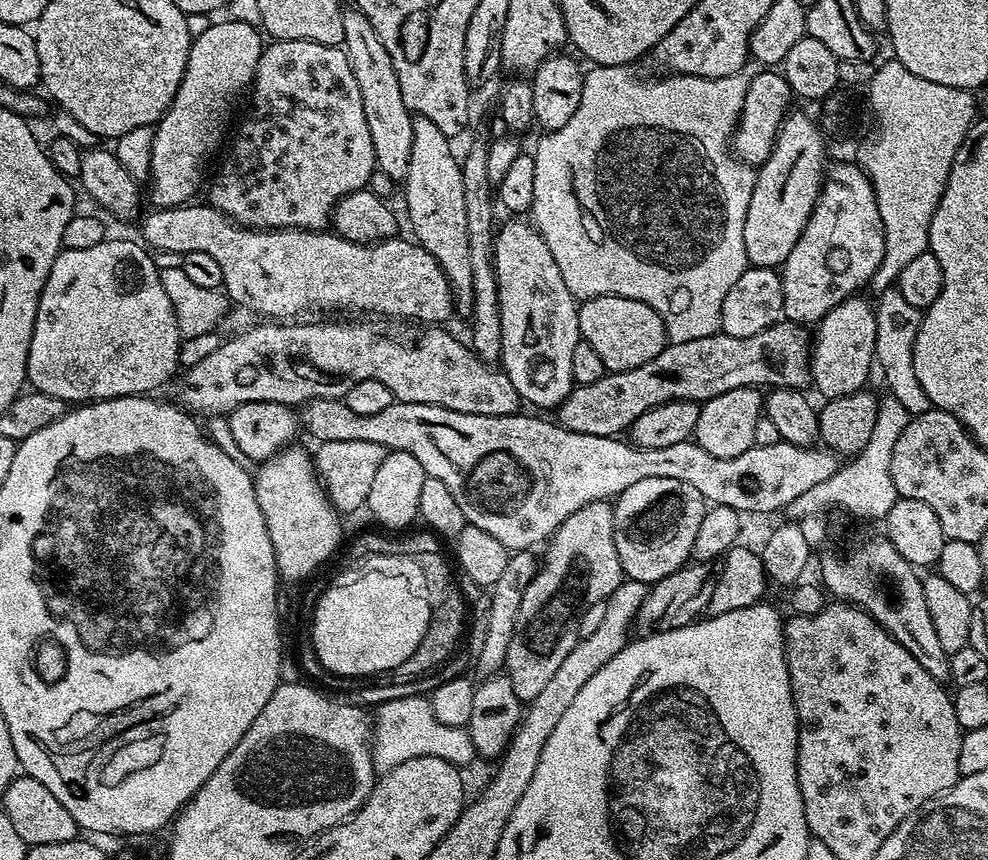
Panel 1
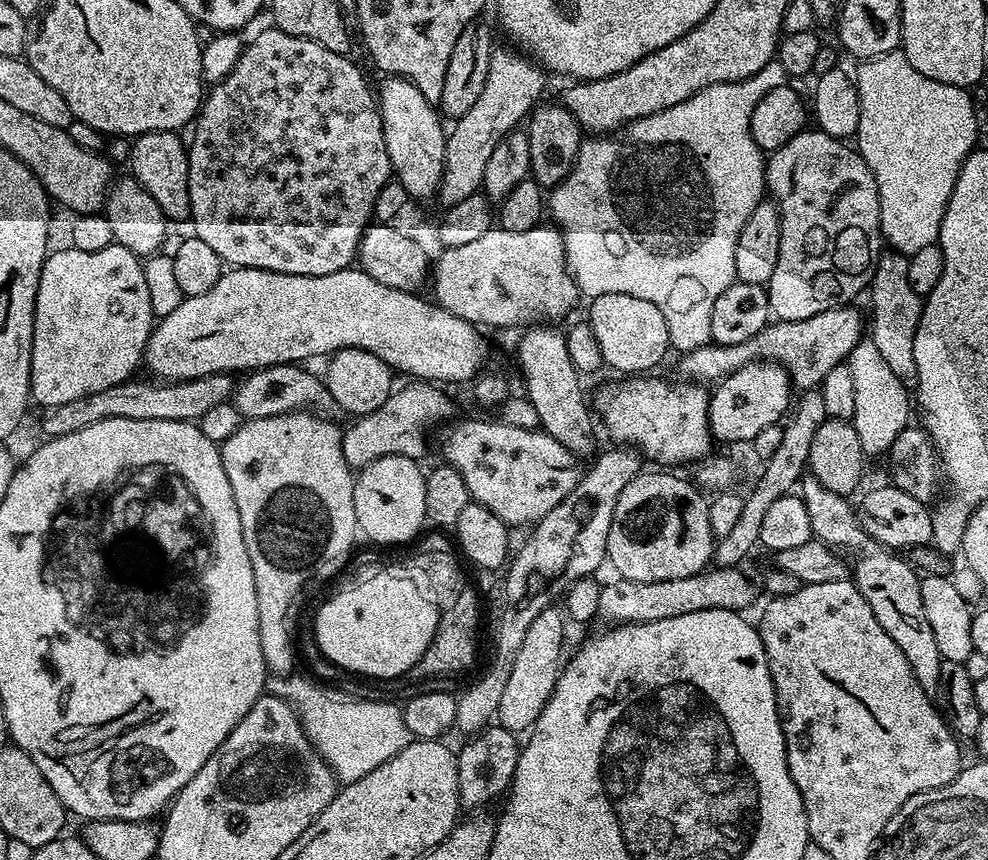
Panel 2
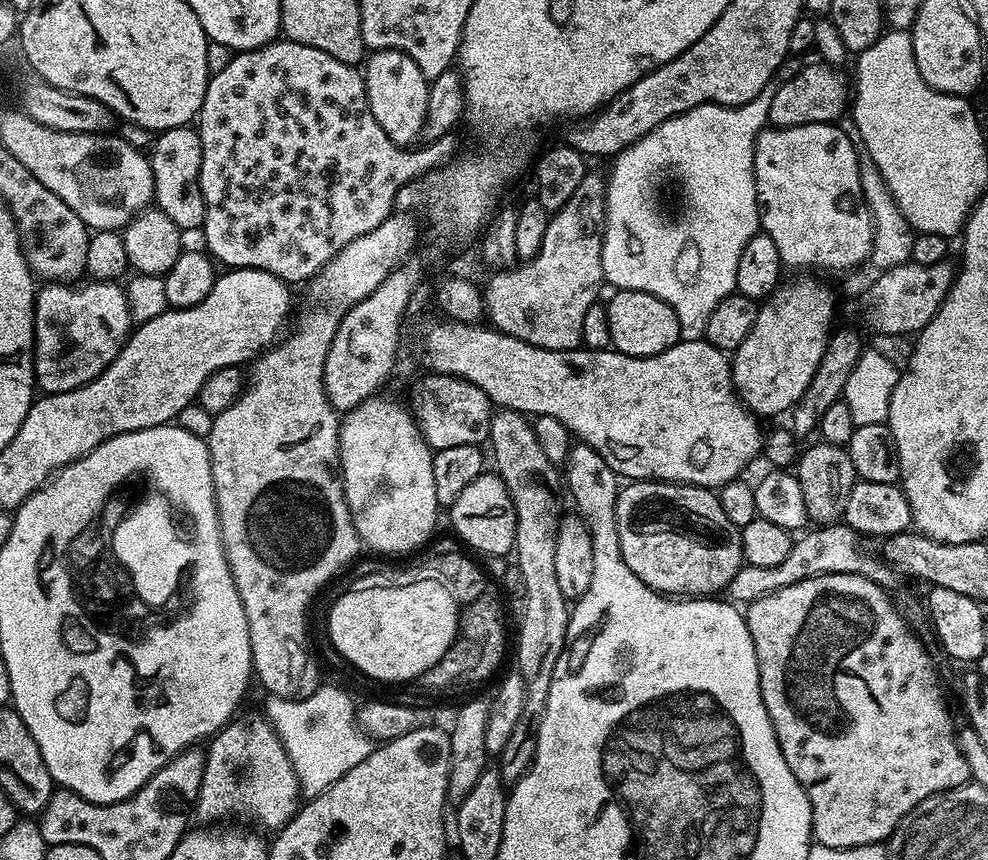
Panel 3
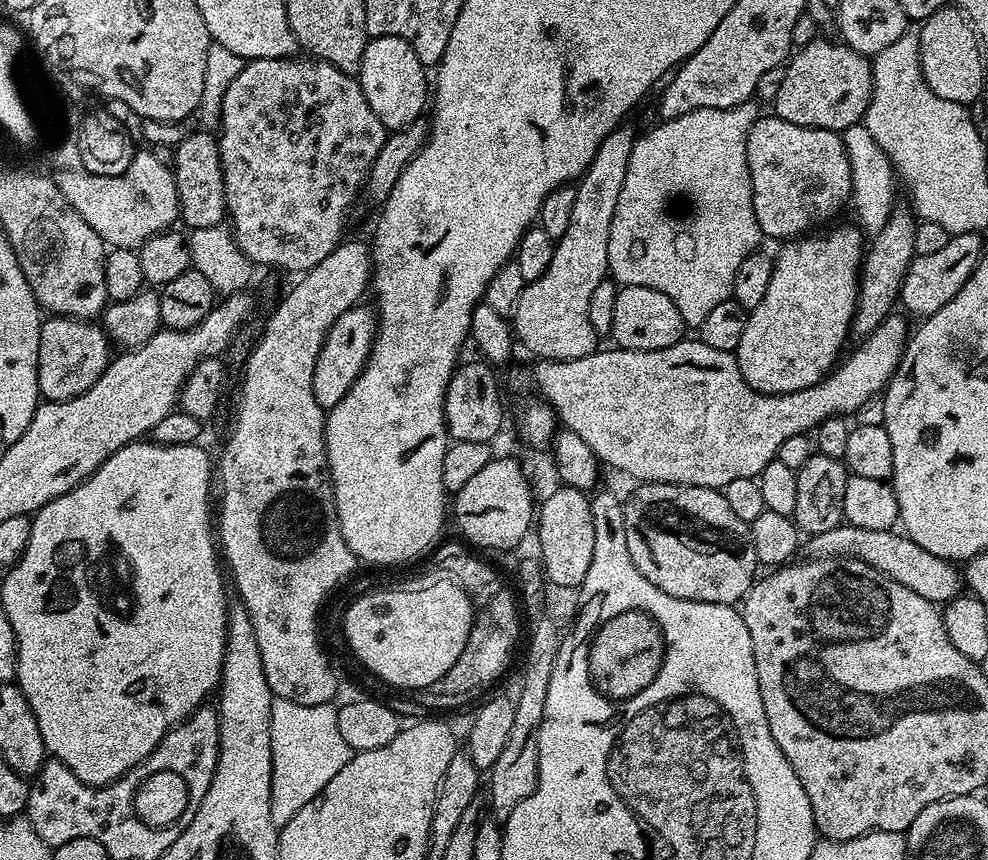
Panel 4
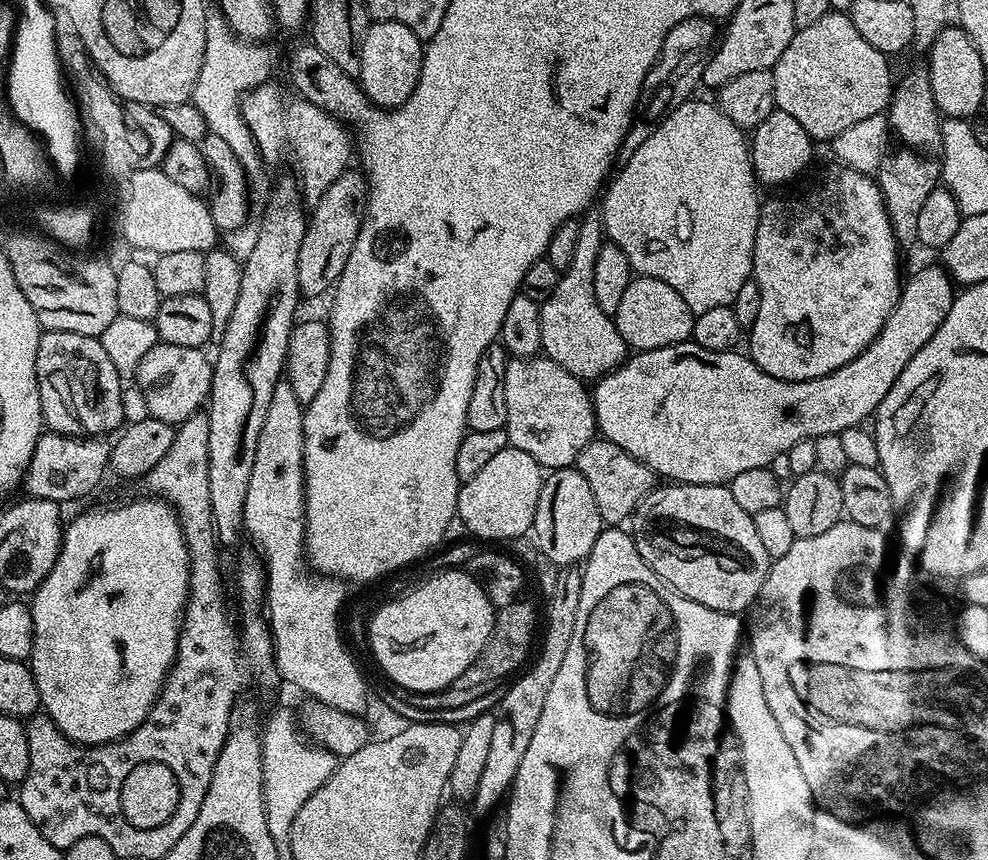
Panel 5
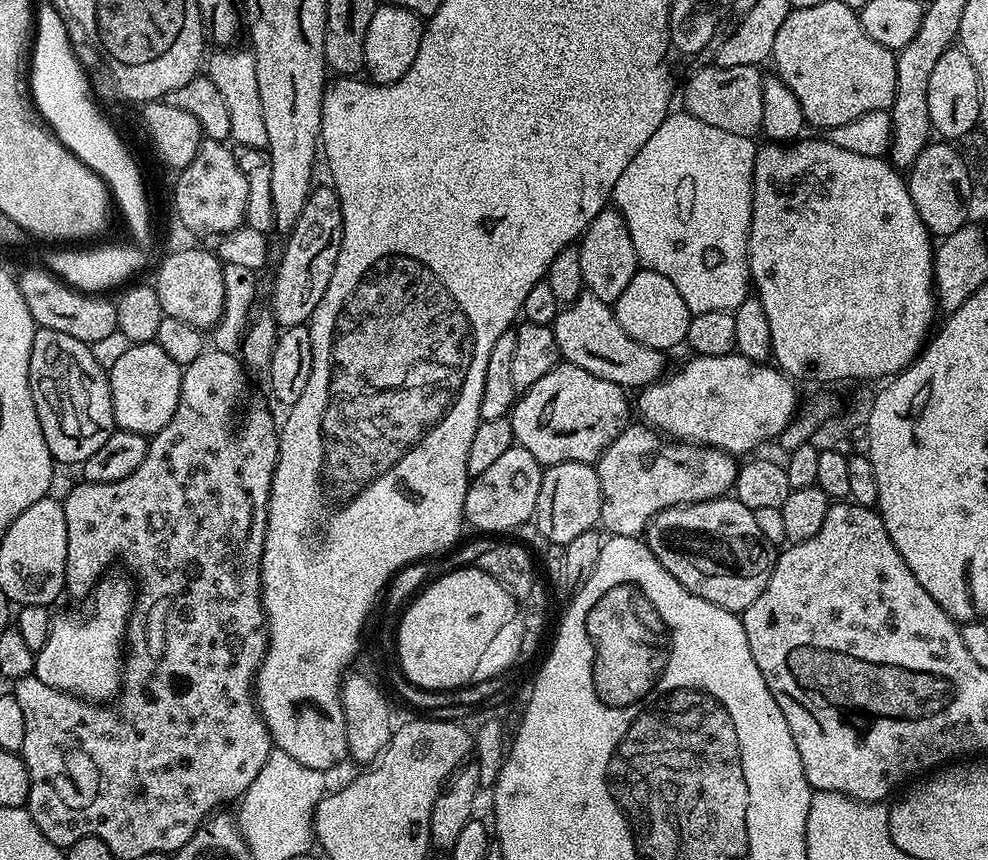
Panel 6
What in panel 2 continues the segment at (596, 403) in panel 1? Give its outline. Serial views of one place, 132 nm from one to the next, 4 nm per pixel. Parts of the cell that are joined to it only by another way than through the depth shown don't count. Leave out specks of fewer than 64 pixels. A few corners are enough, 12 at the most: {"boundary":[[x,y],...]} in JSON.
{"boundary":[[856,306],[770,322],[737,344],[683,353],[688,382],[755,360],[797,389],[820,388],[865,335]]}

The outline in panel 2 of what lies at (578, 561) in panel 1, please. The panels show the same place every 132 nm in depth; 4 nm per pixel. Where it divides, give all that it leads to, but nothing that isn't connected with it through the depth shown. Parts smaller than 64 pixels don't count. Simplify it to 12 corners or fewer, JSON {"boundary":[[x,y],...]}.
{"boundary":[[565,613],[534,618],[496,715],[524,734],[538,722],[565,659]]}

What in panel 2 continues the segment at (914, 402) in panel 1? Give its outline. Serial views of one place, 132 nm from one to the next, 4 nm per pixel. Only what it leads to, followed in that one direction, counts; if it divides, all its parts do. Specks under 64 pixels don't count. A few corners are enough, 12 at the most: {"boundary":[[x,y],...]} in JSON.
{"boundary":[[881,251],[870,339],[910,390],[924,309],[908,257]]}

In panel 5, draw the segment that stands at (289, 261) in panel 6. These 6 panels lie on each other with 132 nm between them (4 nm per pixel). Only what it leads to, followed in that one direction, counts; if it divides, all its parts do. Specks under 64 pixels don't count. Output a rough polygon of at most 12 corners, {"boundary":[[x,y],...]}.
{"boundary":[[349,170],[311,205],[298,286],[327,293],[354,250],[368,204]]}

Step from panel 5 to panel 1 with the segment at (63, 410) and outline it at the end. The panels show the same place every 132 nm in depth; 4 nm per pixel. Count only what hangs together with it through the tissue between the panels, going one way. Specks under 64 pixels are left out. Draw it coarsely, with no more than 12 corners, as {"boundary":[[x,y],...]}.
{"boundary":[[143,243],[56,255],[26,380],[143,396],[182,337]]}

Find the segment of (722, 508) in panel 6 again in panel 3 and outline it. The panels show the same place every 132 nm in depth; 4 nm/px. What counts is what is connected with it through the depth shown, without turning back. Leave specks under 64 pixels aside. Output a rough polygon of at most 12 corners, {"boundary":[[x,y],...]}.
{"boundary":[[711,488],[616,494],[618,546],[655,592],[706,598],[744,564]]}

